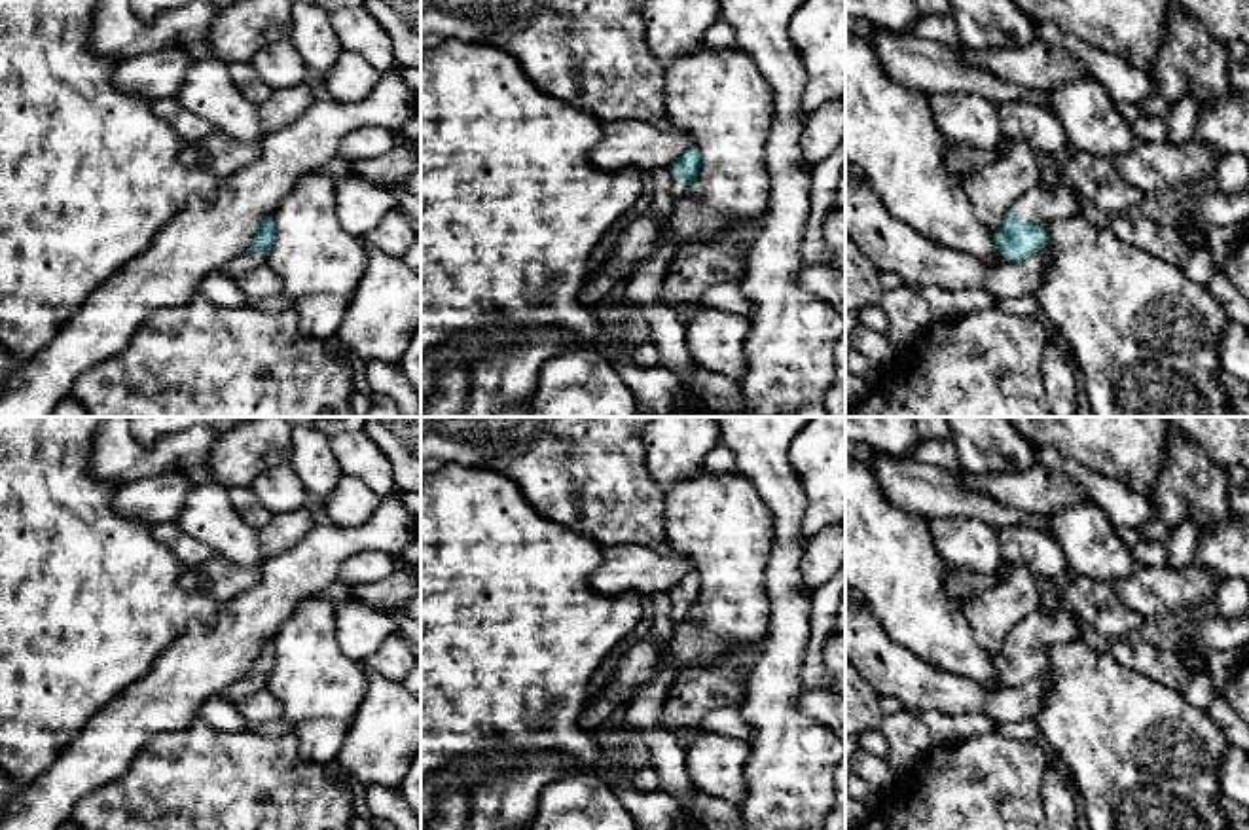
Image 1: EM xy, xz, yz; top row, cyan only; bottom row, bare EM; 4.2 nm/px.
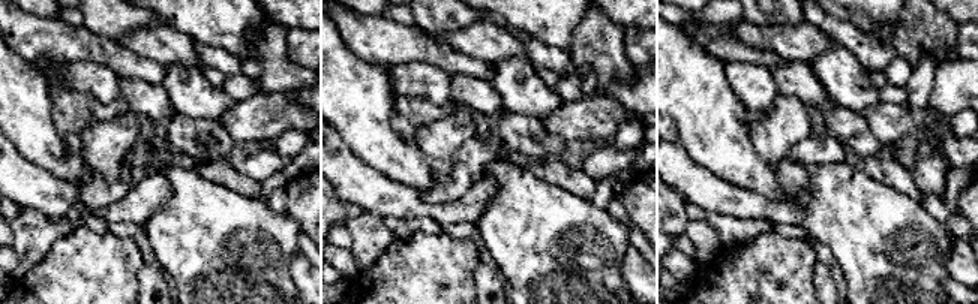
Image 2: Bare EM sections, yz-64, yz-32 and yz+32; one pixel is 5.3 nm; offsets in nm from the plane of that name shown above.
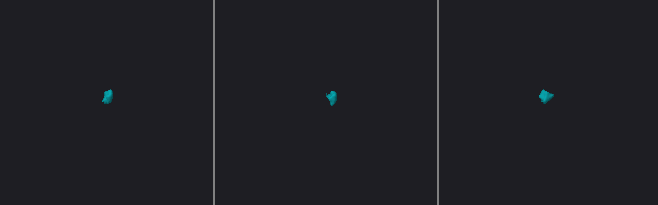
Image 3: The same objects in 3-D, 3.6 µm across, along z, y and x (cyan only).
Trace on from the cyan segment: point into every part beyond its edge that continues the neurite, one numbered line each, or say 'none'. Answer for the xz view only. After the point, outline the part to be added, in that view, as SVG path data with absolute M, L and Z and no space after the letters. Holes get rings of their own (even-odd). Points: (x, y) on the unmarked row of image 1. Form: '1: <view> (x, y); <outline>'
1: xz (681, 613); M675 604L673 606L673 620L675 620L675 623L686 622L690 618L690 614L692 614L692 608L694 606L690 606L690 604Z

